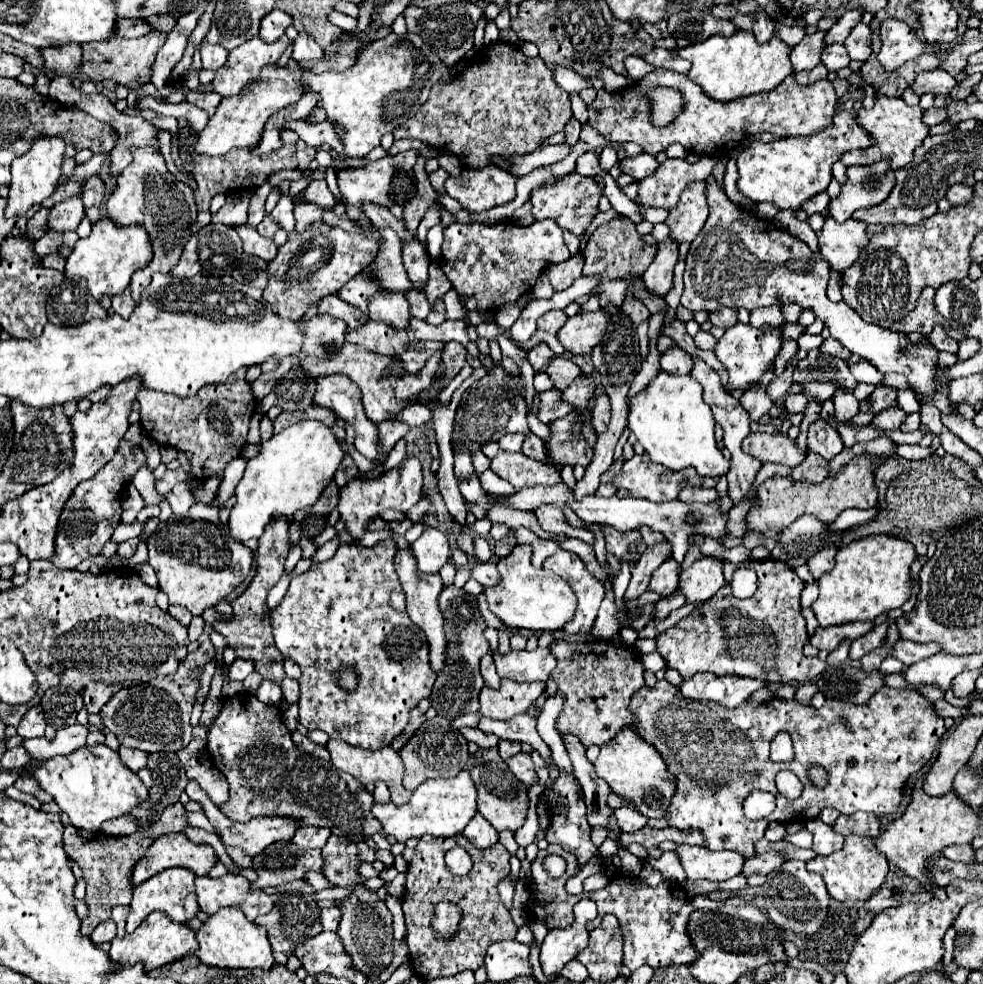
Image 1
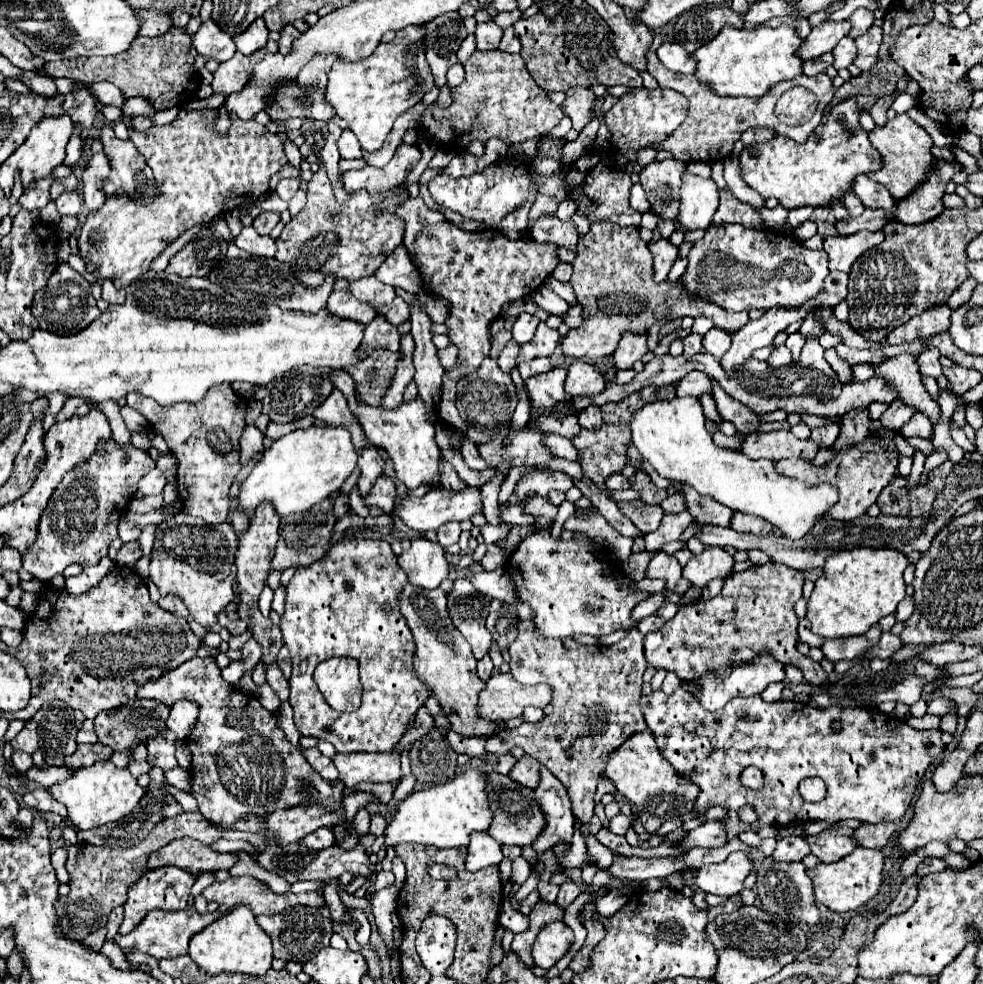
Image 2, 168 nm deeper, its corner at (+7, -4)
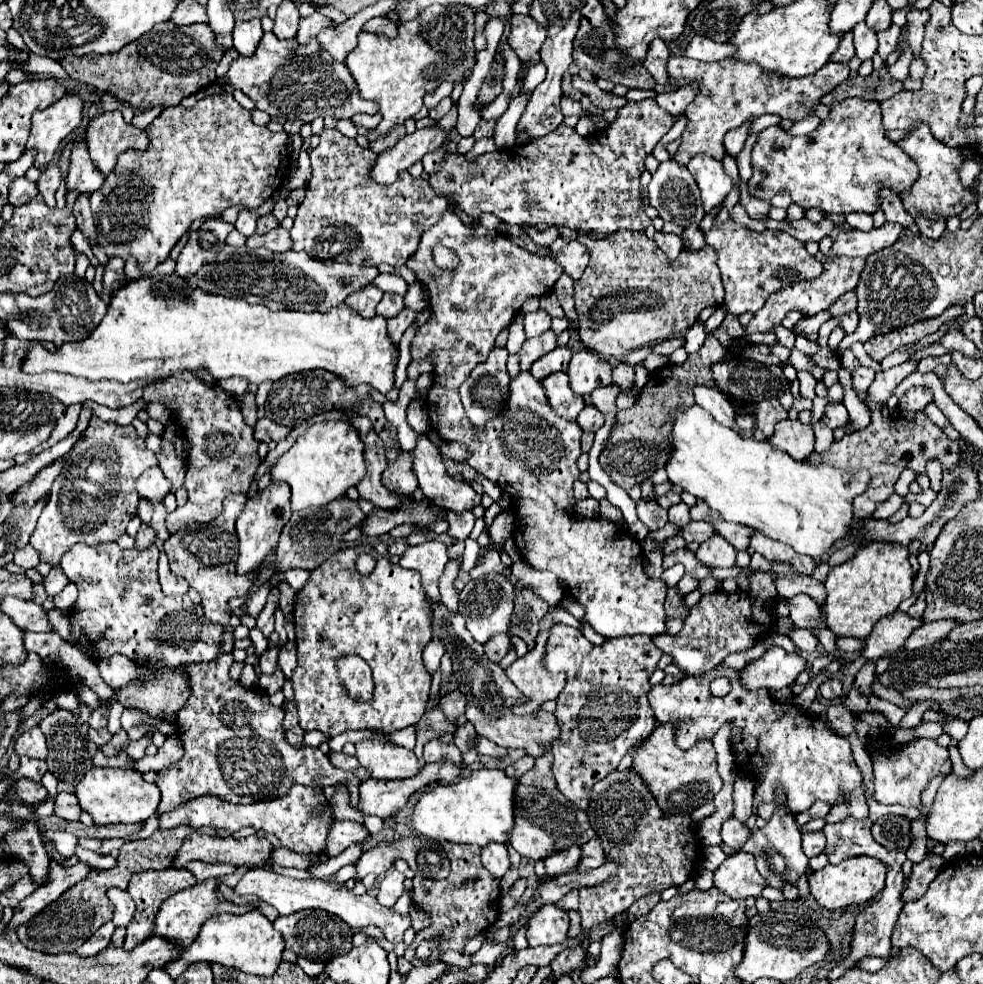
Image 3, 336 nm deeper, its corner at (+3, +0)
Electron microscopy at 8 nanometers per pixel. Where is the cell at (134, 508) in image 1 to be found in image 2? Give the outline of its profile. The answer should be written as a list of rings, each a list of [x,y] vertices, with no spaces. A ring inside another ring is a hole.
[[[153,495],[153,497],[143,497],[143,499],[131,499],[129,503],[129,511],[131,513],[149,513],[153,509],[159,509],[163,507],[163,497],[161,495]]]

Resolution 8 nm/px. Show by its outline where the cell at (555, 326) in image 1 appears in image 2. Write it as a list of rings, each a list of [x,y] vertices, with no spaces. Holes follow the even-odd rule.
[[[541,321],[541,323],[537,325],[537,331],[535,331],[533,339],[521,345],[519,363],[521,363],[521,361],[529,361],[529,359],[533,359],[533,357],[549,357],[549,355],[557,349],[559,339],[561,339],[559,331],[547,327],[545,321]]]

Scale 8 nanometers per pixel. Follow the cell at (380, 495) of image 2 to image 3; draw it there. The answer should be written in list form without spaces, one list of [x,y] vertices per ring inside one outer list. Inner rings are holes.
[[[397,457],[393,463],[387,465],[385,473],[383,473],[383,483],[403,495],[413,495],[413,491],[417,489],[417,477],[413,475],[413,467],[411,461],[407,457]]]

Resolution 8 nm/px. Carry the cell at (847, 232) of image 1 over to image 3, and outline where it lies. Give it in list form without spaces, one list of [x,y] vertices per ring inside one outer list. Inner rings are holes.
[[[885,223],[879,229],[871,229],[867,233],[863,231],[841,231],[837,235],[837,239],[833,241],[833,247],[829,254],[823,255],[818,252],[814,255],[816,260],[823,262],[827,257],[833,255],[845,255],[845,257],[869,257],[871,253],[877,253],[881,249],[887,249],[891,245],[895,245],[895,241],[899,239],[903,227],[901,225],[893,225],[893,223]]]

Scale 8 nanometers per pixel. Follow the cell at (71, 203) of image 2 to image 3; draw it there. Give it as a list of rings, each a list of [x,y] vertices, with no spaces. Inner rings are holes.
[[[77,133],[73,143],[75,143],[75,147],[71,151],[67,189],[69,191],[77,189],[79,193],[85,193],[85,191],[93,193],[103,185],[105,175],[93,165],[91,157],[89,157],[87,143],[85,143],[85,133]]]

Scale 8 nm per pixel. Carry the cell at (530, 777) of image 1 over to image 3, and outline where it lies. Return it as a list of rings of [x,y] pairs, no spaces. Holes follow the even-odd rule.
[[[551,753],[543,755],[541,759],[537,759],[535,767],[521,777],[521,783],[523,785],[533,785],[533,787],[539,787],[539,789],[553,789],[555,779],[553,779],[551,765],[553,765],[553,755]]]

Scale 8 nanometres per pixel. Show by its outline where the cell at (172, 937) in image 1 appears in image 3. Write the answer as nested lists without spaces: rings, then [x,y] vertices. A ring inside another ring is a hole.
[[[207,879],[203,883],[197,883],[191,889],[185,889],[181,893],[171,895],[161,905],[161,911],[157,913],[157,919],[155,919],[155,935],[163,935],[167,939],[173,939],[173,943],[177,943],[181,947],[189,947],[195,941],[195,937],[199,935],[201,925],[209,917],[215,917],[219,913],[245,913],[249,909],[255,909],[253,905],[235,905],[231,901],[221,901],[217,897],[217,889],[219,889],[219,879]]]

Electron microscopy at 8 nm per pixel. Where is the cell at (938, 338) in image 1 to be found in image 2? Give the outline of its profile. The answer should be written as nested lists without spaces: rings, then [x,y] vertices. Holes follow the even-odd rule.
[[[927,347],[917,359],[919,359],[919,367],[921,367],[921,373],[923,375],[933,375],[933,377],[939,377],[943,373],[941,365],[939,365],[939,349],[935,347]]]

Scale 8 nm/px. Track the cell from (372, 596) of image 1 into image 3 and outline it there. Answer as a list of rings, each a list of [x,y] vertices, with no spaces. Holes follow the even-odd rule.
[[[355,545],[337,551],[321,567],[311,571],[307,585],[301,589],[295,607],[295,643],[297,643],[297,669],[291,677],[295,701],[299,709],[299,725],[303,731],[321,731],[335,737],[349,729],[379,729],[393,733],[415,725],[427,707],[429,687],[433,675],[423,667],[423,647],[431,641],[431,603],[421,585],[417,571],[407,571],[399,565],[391,565],[389,559],[379,555],[373,545]],[[361,553],[369,553],[377,559],[377,567],[371,575],[359,575],[355,571],[355,561]],[[345,655],[359,655],[373,669],[375,693],[369,701],[351,699],[347,689],[337,677],[337,659]]]

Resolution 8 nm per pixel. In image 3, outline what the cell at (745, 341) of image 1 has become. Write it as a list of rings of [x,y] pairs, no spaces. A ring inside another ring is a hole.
[[[827,257],[823,261],[823,273],[815,279],[809,281],[799,281],[799,283],[791,283],[785,285],[781,291],[773,293],[767,297],[765,305],[761,307],[761,311],[757,311],[753,315],[753,319],[749,321],[749,325],[745,327],[749,333],[753,331],[773,331],[775,325],[781,323],[781,319],[789,313],[789,311],[799,311],[801,315],[817,315],[821,311],[827,311],[843,293],[853,291],[859,283],[861,271],[865,267],[865,259],[851,259],[851,257]]]

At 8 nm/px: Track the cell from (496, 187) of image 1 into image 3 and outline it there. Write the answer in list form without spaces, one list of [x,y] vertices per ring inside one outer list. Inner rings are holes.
[[[655,99],[631,101],[619,109],[619,119],[609,125],[605,131],[595,131],[587,137],[581,137],[573,127],[561,123],[557,129],[547,133],[541,139],[533,139],[523,145],[509,149],[483,153],[475,159],[467,159],[461,153],[447,153],[441,159],[439,171],[431,173],[429,183],[441,195],[451,193],[451,203],[463,209],[473,219],[479,219],[481,213],[493,213],[509,225],[553,225],[569,227],[577,235],[591,235],[595,239],[613,235],[621,229],[645,231],[651,219],[643,211],[643,199],[639,195],[639,179],[645,171],[645,157],[655,149],[661,137],[673,127],[675,117],[657,107]]]

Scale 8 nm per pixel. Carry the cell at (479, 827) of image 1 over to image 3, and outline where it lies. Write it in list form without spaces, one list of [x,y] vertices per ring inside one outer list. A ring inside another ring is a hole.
[[[491,843],[489,847],[485,847],[483,853],[481,853],[481,863],[495,879],[503,879],[503,875],[511,867],[509,855],[507,855],[507,845]]]

